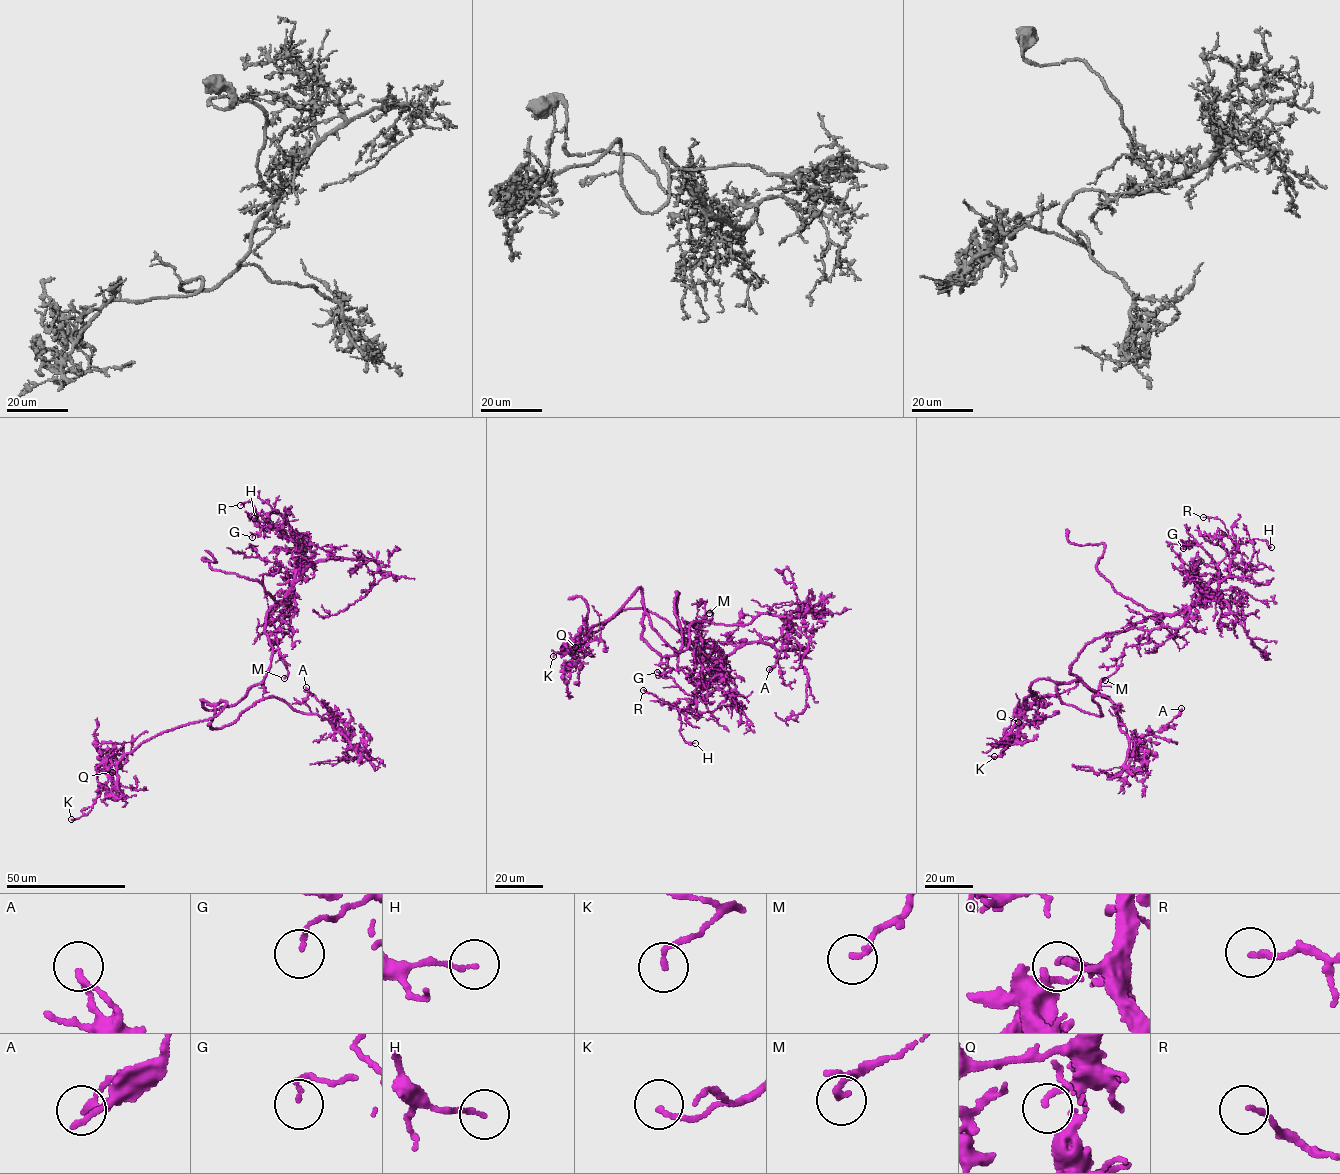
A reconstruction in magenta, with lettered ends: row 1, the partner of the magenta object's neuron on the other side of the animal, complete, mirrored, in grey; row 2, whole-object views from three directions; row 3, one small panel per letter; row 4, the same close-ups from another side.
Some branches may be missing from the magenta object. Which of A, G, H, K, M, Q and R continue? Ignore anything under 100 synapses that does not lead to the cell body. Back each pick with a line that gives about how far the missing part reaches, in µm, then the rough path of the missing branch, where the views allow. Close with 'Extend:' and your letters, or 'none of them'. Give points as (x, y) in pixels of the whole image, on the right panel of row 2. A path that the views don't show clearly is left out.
Extend: none of them

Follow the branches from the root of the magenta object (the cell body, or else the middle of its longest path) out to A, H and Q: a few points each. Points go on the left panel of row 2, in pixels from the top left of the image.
A: (249, 689), (216, 709), (202, 700), (214, 708), (208, 725), (274, 697), (331, 722), (306, 687)
H: (249, 689), (270, 665), (267, 613), (285, 600), (306, 549), (275, 528), (256, 526), (247, 513), (254, 518)
Q: (249, 689), (216, 709), (206, 710), (202, 700), (226, 702), (212, 717), (148, 739), (112, 772)

